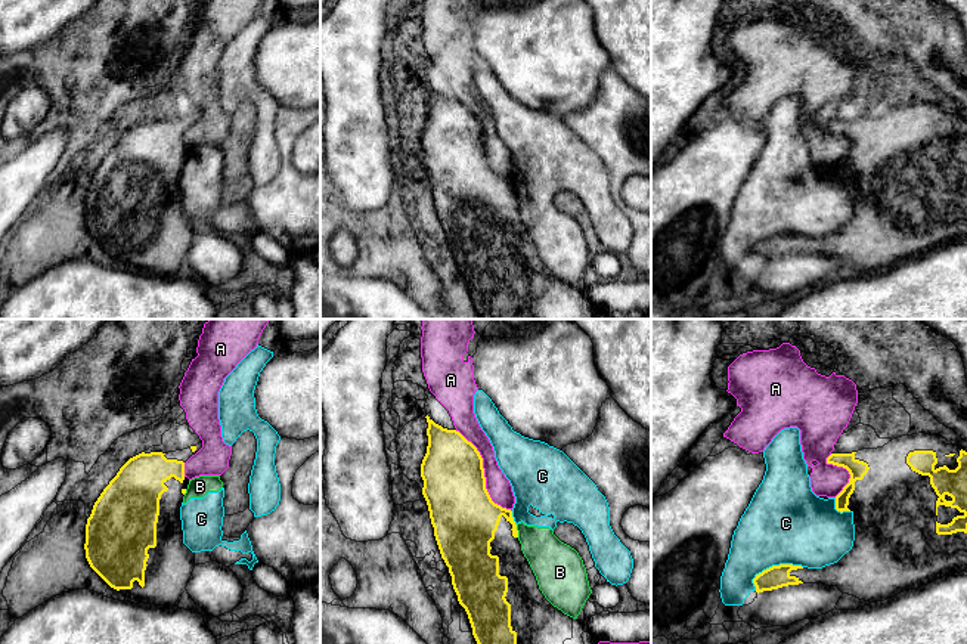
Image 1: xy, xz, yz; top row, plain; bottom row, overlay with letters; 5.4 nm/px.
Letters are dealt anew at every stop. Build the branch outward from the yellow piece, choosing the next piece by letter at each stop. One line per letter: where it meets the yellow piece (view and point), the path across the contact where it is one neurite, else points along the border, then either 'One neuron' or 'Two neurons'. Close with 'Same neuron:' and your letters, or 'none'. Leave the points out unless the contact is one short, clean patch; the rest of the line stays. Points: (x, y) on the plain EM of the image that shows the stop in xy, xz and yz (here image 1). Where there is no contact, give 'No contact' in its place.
A: Touches yellow at xz (483, 142). Two neurons
B: Touches yellow at xz (517, 200). Boundary: xz (515, 194), (518, 206). Two neurons
C: Touches yellow at yz (772, 235). Two neurons
Same neuron: none

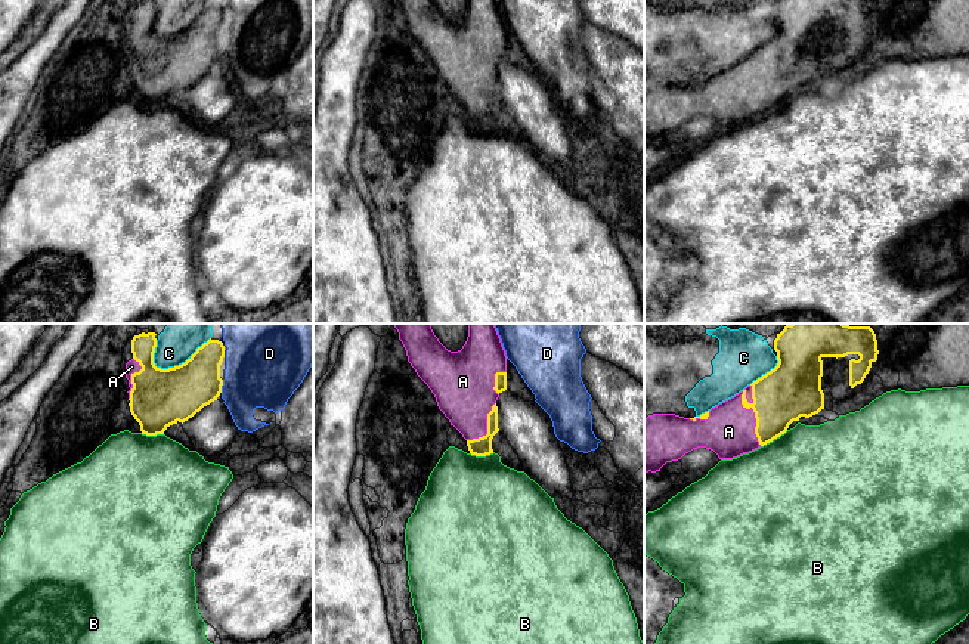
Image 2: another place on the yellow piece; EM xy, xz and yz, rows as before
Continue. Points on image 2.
A: Touches yellow at yz (746, 77). One neuron
B: Touches yellow at yz (774, 107). Two neurons
C: Touches yellow at xy (182, 33). Two neurons
D: Touches yellow at xy (222, 53). Two neurons
Same neuron: A

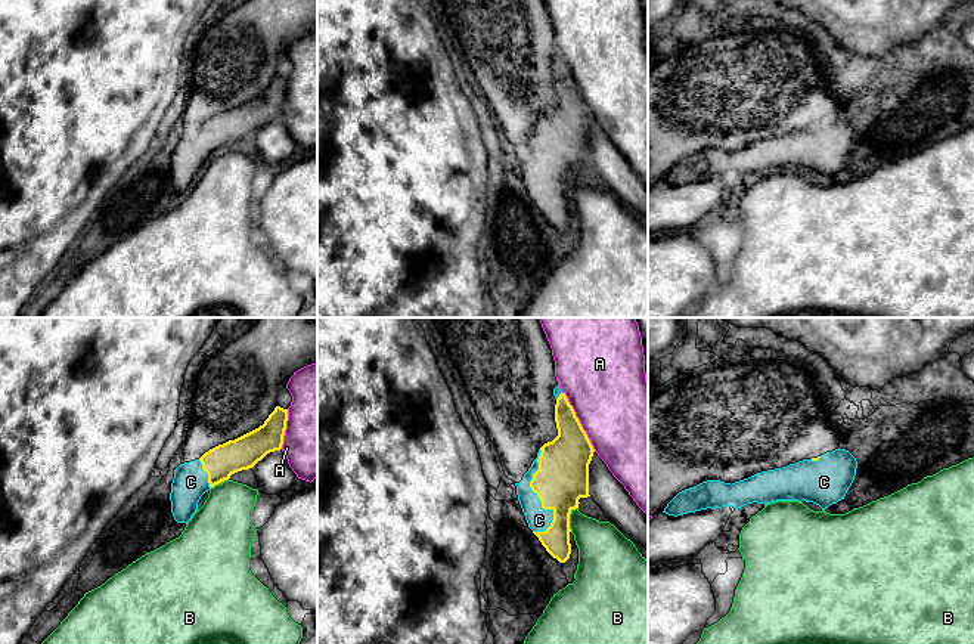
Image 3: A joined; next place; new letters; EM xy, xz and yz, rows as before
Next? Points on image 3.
A: Touches yellow at xz (579, 90). Two neurons
B: Touches yellow at xz (568, 188). Two neurons
C: Touches yellow at xz (539, 167). One neuron
Same neuron: C

